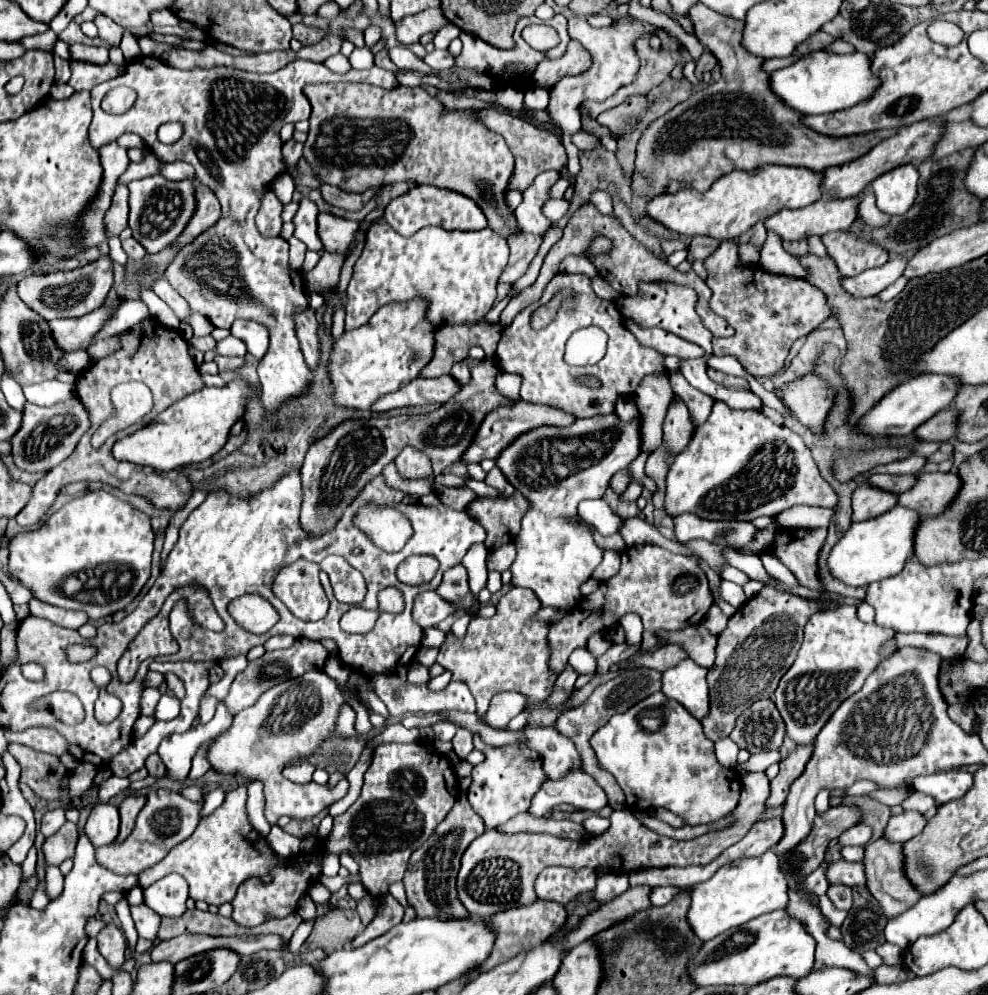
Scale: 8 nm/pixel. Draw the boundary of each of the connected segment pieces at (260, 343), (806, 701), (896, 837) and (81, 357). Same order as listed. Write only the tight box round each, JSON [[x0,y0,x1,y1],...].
[[230,320,268,360],[772,604,894,746],[882,812,926,842],[62,350,88,372]]

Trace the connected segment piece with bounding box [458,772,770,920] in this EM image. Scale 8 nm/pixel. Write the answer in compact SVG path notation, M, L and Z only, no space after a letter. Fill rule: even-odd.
M766 774L744 776L744 786L738 806L728 814L734 822L722 830L710 830L692 840L674 840L660 836L640 824L628 810L614 810L610 816L610 828L600 836L590 836L582 840L558 838L552 834L500 834L496 830L486 830L478 836L464 852L462 866L458 872L458 898L472 916L492 918L498 912L528 906L536 902L534 882L546 866L566 866L566 868L592 868L608 870L610 874L630 874L646 868L668 868L668 866L690 866L708 864L720 856L728 846L742 840L750 826L762 818L764 800L770 794L770 780Z

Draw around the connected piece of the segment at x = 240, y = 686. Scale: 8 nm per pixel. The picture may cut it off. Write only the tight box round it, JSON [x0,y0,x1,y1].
[224,640,328,714]

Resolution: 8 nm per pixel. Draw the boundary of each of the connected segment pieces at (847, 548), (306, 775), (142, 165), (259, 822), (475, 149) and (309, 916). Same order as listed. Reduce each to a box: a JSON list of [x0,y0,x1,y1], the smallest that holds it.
[[826,506,920,586],[282,760,316,784],[118,152,160,184],[248,782,268,836],[304,82,518,236],[296,894,316,920]]

